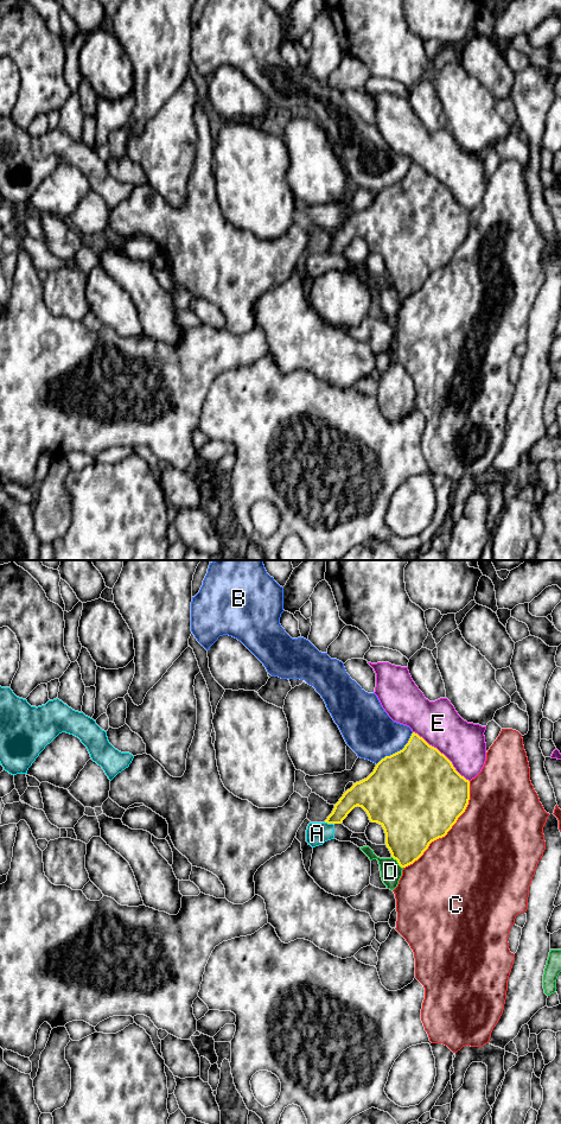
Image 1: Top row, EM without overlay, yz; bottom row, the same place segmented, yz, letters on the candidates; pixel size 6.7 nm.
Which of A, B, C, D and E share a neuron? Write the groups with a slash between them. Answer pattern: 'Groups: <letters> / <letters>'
Groups: A D / B / C / E

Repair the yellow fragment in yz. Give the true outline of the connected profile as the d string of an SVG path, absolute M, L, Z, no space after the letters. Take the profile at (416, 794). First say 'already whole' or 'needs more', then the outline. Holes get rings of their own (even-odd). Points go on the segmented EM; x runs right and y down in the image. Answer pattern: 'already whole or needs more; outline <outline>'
already whole; outline M413 732L402 750L382 758L366 779L353 783L343 794L325 823L342 824L355 807L362 807L371 823L377 823L383 827L385 845L391 857L397 861L401 868L406 868L417 861L432 842L447 834L465 812L468 800L470 781L455 770L452 762L444 754Z

